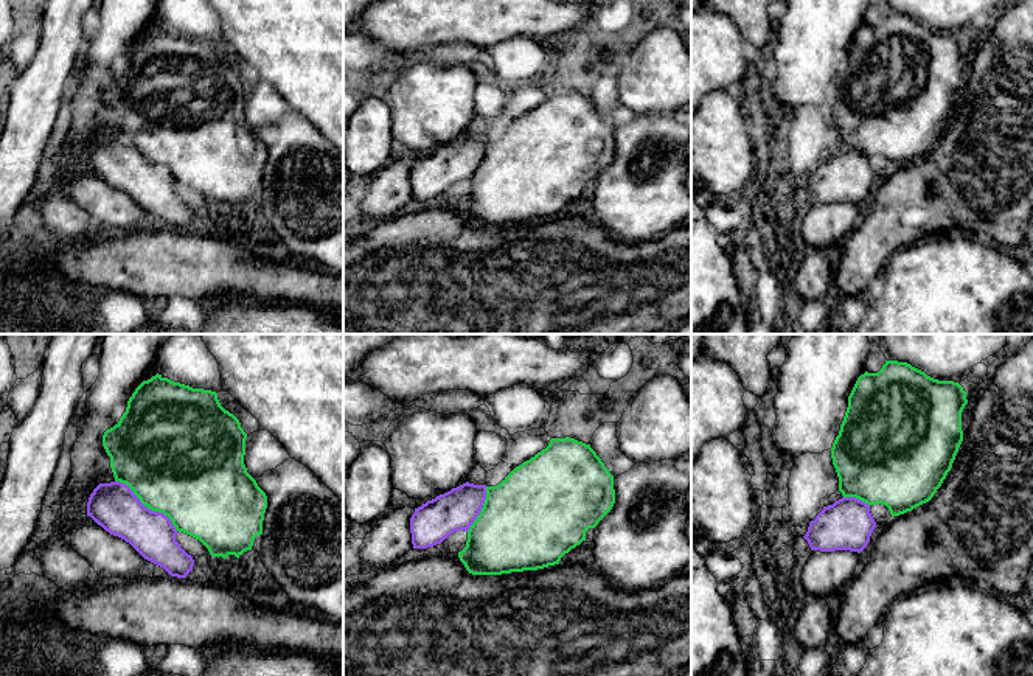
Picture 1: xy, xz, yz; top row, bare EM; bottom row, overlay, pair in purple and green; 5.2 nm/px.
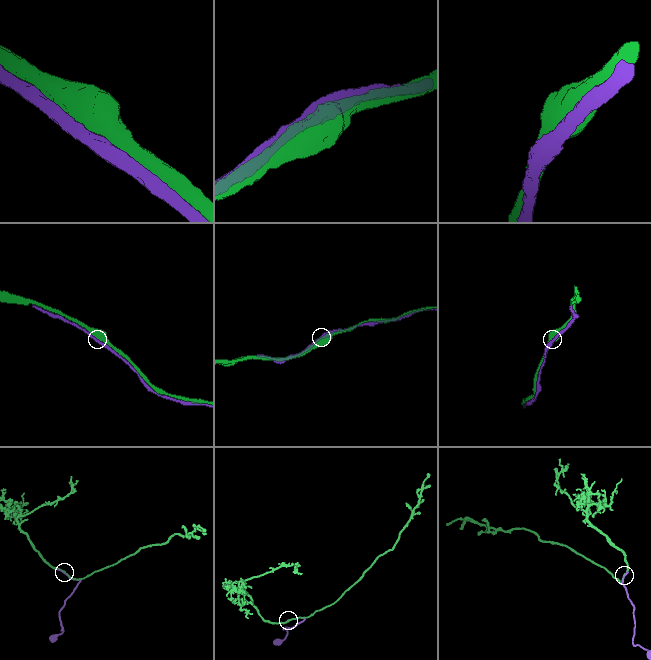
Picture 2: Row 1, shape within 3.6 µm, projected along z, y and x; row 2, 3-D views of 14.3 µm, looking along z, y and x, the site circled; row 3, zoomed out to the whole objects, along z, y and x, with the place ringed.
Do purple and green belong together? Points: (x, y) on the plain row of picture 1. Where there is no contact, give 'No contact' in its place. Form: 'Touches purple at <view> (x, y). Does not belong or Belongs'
Touches purple at xy (146, 159). Belongs

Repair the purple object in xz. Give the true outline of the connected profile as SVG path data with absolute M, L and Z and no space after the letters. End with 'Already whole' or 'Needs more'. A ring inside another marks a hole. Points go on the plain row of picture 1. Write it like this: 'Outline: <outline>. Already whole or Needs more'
Outline: M551 90L548 98L530 112L516 118L499 137L463 135L415 160L410 169L413 200L441 196L454 183L468 185L466 199L458 204L460 213L472 227L502 227L537 222L559 216L561 210L586 193L586 183L612 162L615 155L614 127L596 104L575 90Z. Needs more

